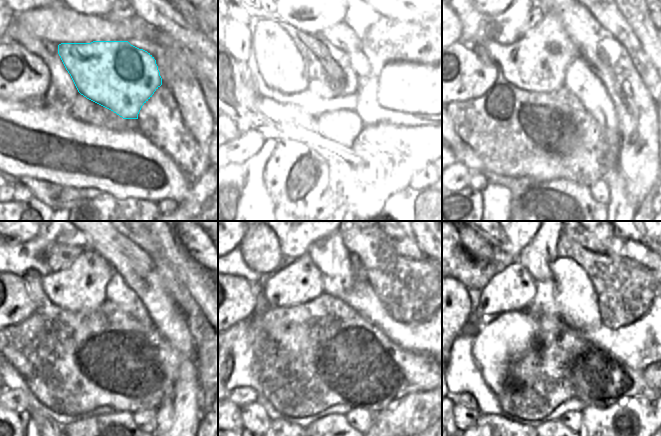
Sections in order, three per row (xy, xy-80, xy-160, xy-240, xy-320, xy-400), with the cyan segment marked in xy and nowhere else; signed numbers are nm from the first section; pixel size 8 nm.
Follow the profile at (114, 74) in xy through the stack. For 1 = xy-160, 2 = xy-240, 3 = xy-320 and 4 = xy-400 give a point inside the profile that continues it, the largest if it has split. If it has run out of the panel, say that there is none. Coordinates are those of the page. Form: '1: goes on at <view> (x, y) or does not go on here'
1: goes on at xy-160 (537, 62)
2: goes on at xy-240 (81, 286)
3: goes on at xy-320 (301, 282)
4: goes on at xy-400 (513, 289)

